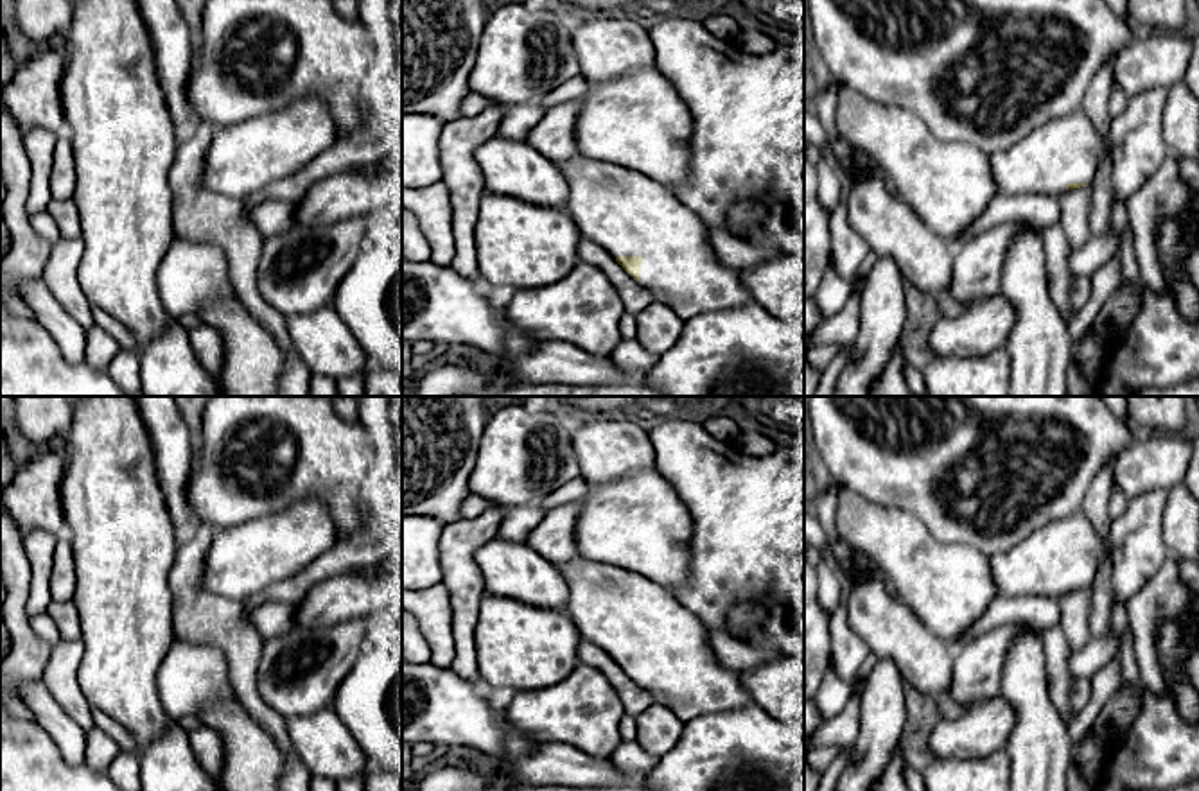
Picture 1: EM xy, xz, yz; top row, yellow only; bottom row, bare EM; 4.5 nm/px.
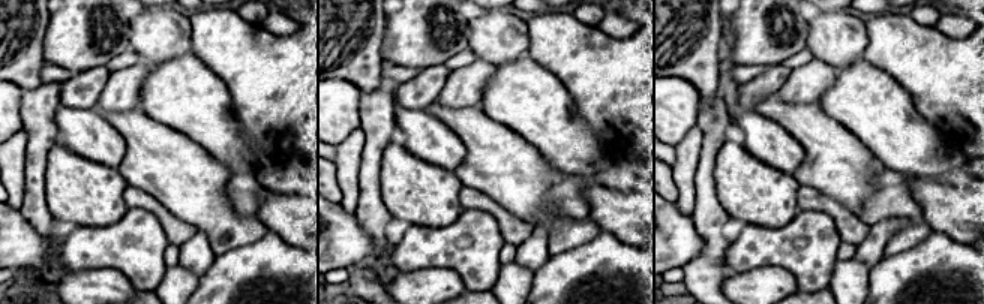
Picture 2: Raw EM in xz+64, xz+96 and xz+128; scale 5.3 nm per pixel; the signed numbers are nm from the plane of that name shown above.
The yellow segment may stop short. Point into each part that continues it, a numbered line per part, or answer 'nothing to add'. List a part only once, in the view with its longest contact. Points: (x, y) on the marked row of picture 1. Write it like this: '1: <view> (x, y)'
1: xz (627, 214)

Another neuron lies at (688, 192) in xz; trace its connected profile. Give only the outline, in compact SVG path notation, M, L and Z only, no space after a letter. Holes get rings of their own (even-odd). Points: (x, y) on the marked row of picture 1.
M655 16L648 30L655 48L657 70L675 84L682 102L687 106L693 120L693 135L689 142L689 176L668 190L687 208L695 210L707 230L722 230L748 242L774 244L774 224L781 221L786 228L804 233L804 30L797 30L793 39L777 47L768 56L747 56L732 39L713 36L702 23L682 16Z

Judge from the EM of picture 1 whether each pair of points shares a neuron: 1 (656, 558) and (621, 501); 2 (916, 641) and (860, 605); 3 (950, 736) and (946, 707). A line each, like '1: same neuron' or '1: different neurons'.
1: same neuron
2: same neuron
3: different neurons

